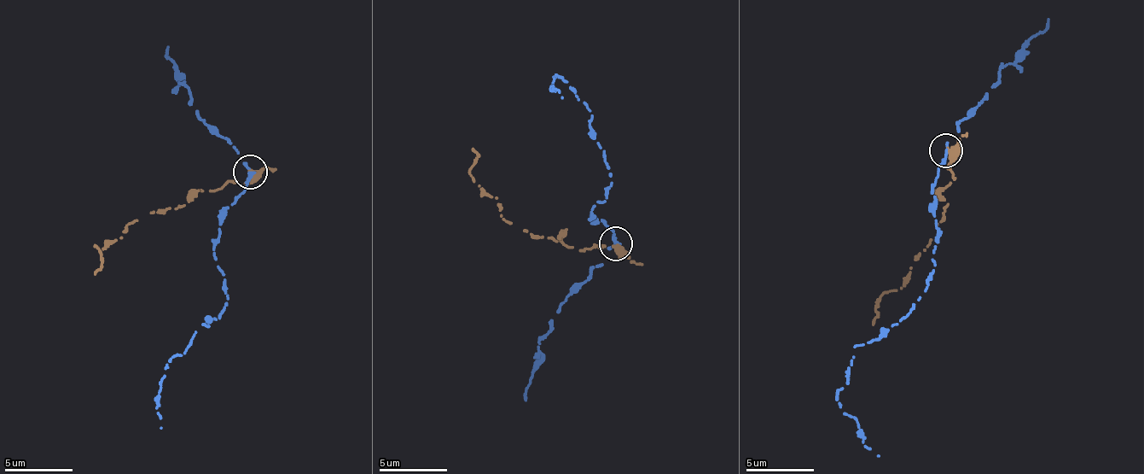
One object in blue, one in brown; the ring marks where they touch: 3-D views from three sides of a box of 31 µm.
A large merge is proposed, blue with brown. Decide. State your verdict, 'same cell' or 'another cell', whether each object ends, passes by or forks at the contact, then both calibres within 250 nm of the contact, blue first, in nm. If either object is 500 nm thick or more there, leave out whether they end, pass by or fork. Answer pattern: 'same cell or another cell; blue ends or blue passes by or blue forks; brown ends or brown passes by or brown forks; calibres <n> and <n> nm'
another cell; calibres 320 and 500 nm

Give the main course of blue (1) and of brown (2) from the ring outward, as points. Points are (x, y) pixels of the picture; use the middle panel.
1: (614, 243), (612, 228), (590, 212), (612, 181), (601, 145), (586, 107), (554, 75), (552, 88), (561, 99)
2: (614, 246), (567, 247), (506, 223), (493, 197), (484, 196), (468, 172), (478, 154), (473, 149)

